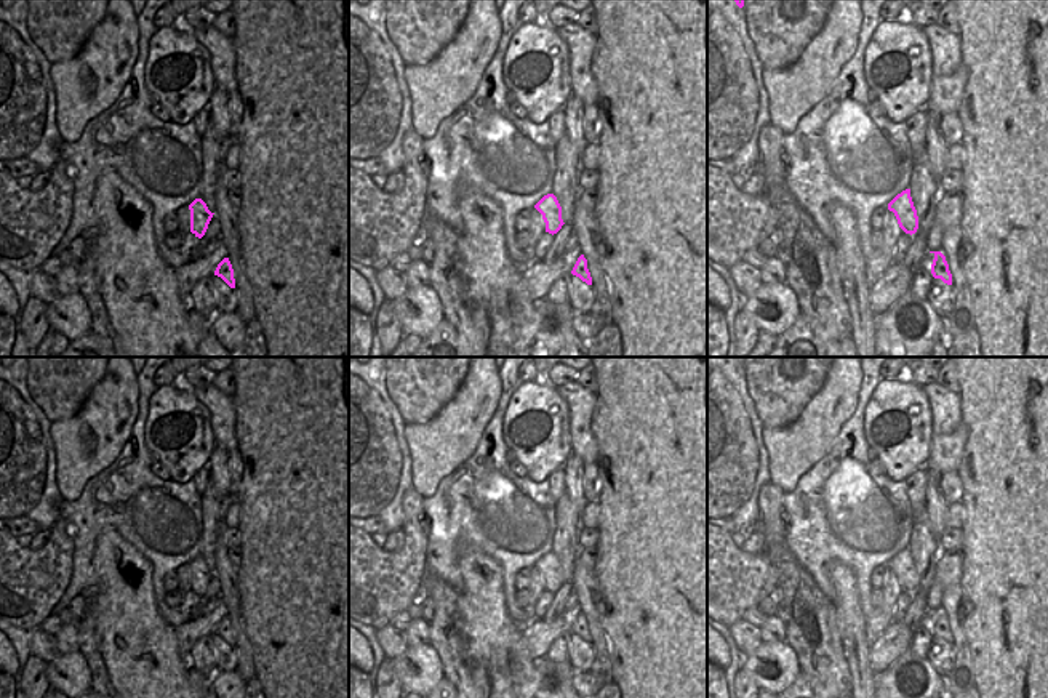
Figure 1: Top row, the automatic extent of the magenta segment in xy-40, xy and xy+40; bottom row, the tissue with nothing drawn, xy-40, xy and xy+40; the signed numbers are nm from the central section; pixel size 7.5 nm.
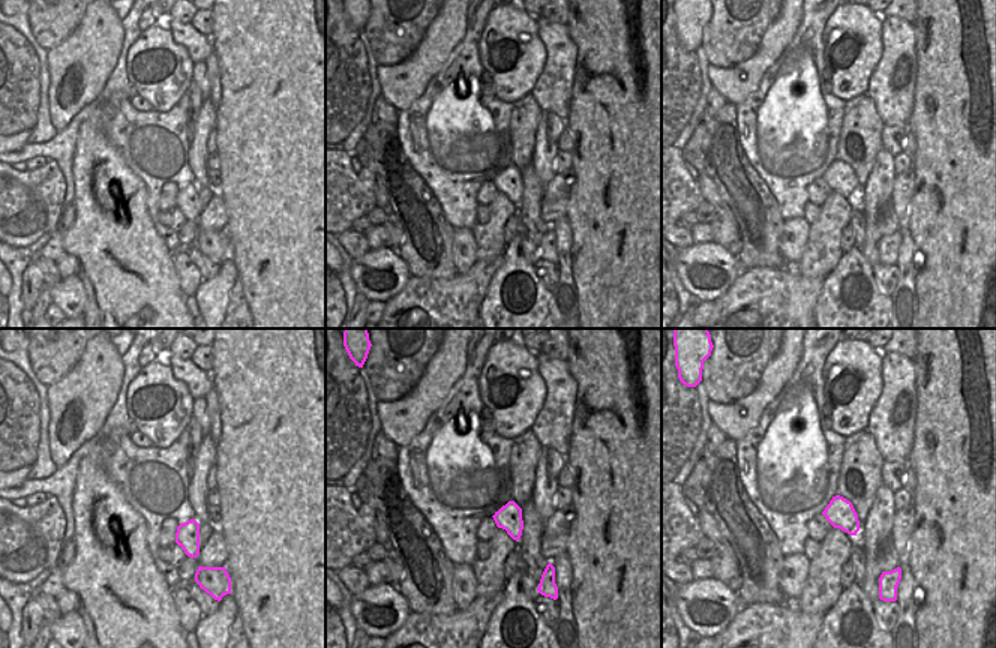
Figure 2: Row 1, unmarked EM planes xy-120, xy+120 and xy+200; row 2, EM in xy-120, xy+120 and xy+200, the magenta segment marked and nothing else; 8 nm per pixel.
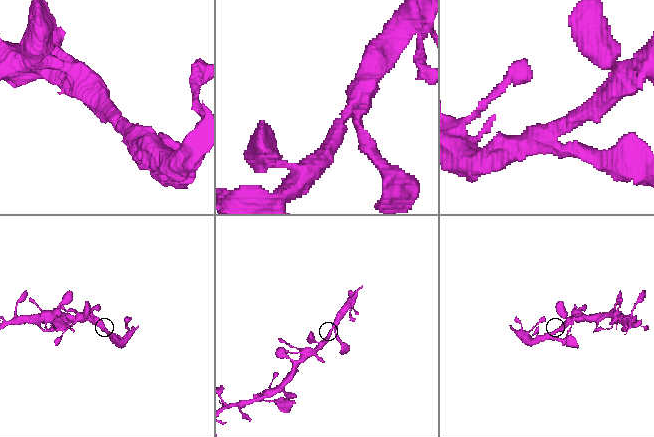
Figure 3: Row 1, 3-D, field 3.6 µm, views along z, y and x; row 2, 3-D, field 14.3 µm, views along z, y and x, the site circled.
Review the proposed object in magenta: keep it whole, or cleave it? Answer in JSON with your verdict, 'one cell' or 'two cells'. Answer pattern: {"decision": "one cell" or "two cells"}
{"decision": "one cell"}

